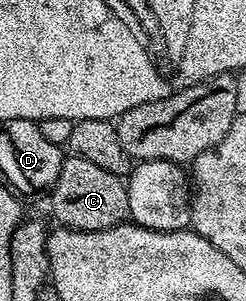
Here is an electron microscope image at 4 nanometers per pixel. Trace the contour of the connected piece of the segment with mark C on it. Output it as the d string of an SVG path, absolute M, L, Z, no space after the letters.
M68 155L61 166L61 174L57 174L57 182L49 189L51 208L60 225L65 228L76 228L82 232L109 230L113 226L124 223L128 219L129 194L124 177L109 174L109 170L101 170L94 162L85 162L85 158Z

